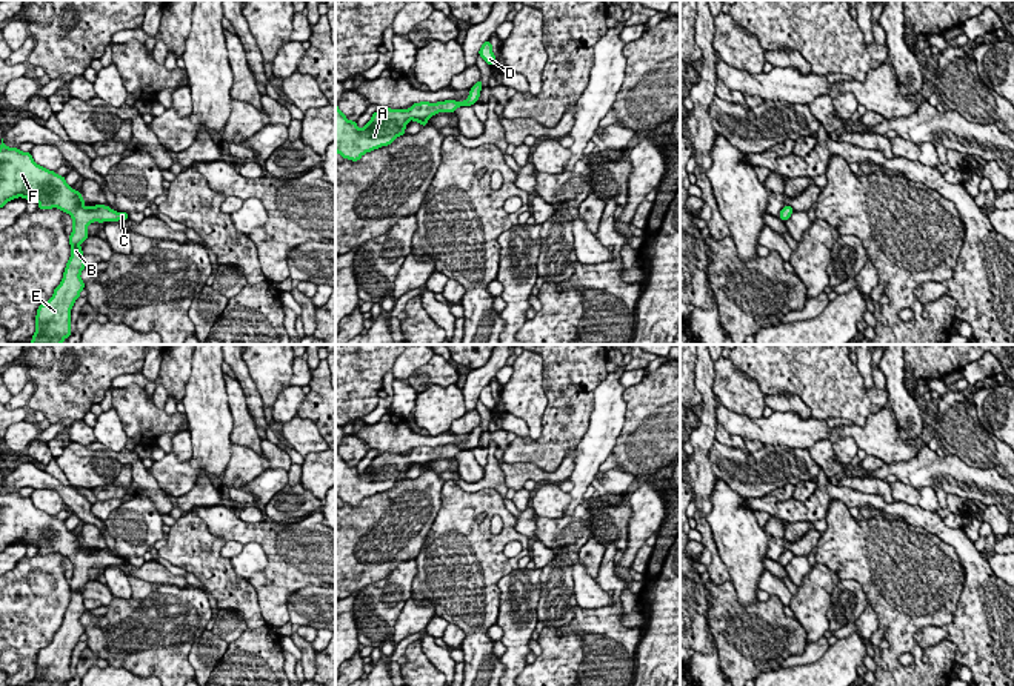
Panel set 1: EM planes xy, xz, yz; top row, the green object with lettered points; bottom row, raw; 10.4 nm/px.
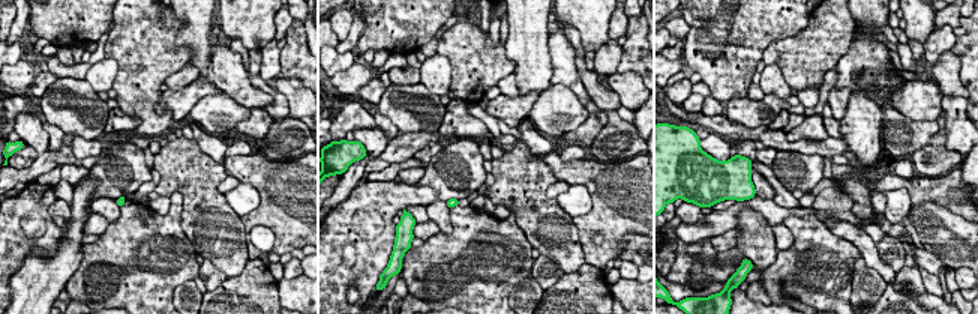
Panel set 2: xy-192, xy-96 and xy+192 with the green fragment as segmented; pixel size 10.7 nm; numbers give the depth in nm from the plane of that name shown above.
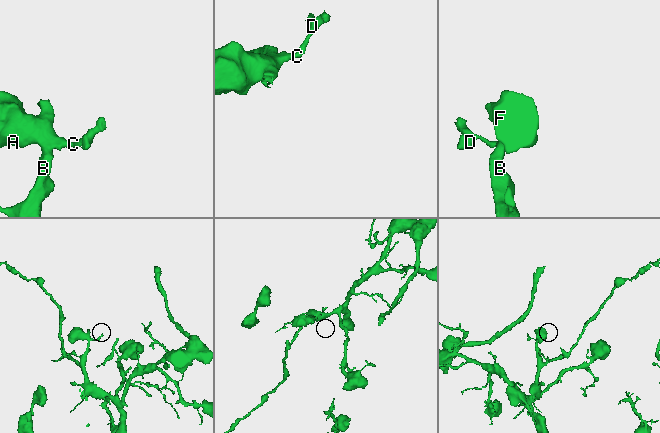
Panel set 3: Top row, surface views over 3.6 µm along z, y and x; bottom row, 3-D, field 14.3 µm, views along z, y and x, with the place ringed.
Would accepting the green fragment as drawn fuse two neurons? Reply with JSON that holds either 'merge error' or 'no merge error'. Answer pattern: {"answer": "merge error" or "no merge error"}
{"answer": "no merge error"}

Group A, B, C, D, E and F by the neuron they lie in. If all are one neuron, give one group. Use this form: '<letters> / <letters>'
A B C D E F

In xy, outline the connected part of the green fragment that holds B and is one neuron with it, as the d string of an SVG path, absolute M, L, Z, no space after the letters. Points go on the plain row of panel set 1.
M3 488L0 489L0 552L3 552L9 544L23 541L26 544L37 544L38 554L62 554L69 558L74 569L72 578L69 580L71 601L66 608L63 623L60 629L54 634L52 641L37 652L35 660L35 677L32 686L63 686L71 680L71 654L75 644L80 641L80 637L85 634L85 628L80 623L82 615L85 614L83 595L80 588L85 586L88 578L88 571L92 566L118 566L128 564L128 557L117 557L105 549L85 551L80 534L74 535L69 531L63 520L55 518L40 509L37 509L31 497L22 497L18 492L9 492Z

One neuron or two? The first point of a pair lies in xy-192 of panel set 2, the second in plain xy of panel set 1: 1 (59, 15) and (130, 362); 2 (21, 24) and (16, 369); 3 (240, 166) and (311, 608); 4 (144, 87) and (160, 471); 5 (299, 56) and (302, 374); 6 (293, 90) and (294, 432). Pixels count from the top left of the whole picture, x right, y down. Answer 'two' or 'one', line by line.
1: one
2: two
3: two
4: two
5: two
6: one

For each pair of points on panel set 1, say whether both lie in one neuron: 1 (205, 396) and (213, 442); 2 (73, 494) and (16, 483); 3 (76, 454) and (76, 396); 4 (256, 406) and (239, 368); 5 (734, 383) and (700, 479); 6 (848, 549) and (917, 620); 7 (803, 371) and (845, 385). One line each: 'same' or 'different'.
1: same
2: same
3: different
4: same
5: different
6: same
7: same

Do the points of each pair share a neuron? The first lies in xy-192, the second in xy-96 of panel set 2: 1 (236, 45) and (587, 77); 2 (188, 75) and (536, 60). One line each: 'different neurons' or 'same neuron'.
1: same neuron
2: different neurons

